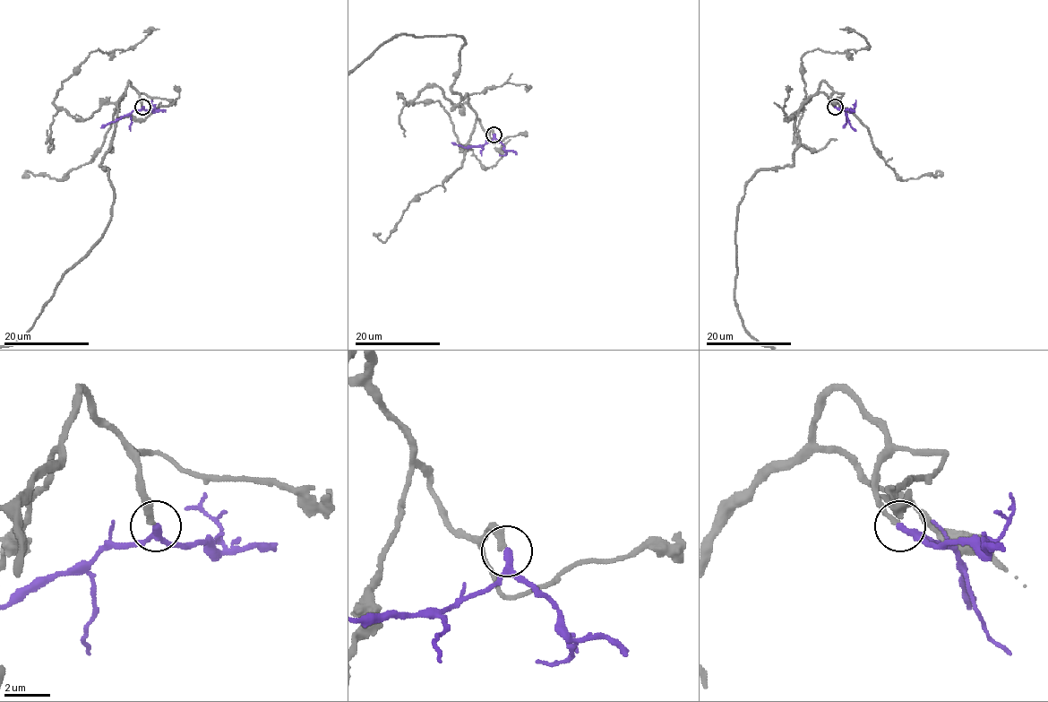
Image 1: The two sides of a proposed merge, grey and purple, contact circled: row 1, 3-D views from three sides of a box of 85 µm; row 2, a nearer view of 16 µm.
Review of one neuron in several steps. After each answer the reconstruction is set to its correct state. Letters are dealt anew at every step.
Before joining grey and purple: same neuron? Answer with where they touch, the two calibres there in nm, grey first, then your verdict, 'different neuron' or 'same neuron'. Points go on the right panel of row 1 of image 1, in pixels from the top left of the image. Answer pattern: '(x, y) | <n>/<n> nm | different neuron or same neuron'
(835, 107) | 260/240 nm | different neuron

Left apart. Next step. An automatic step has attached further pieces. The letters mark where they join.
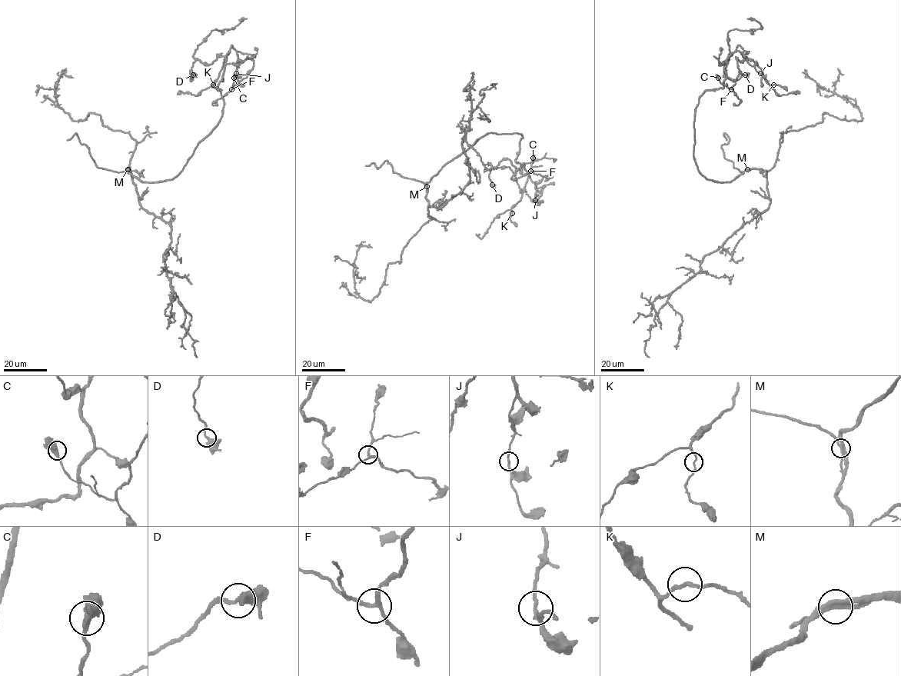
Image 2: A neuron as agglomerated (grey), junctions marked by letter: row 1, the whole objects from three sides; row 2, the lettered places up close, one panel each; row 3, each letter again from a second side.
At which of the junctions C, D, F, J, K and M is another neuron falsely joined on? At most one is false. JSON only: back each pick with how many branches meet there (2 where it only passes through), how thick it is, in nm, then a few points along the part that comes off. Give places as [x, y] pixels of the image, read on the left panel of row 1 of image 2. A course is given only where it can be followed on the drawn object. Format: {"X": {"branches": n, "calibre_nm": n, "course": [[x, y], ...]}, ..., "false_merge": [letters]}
{"false_merge": []}

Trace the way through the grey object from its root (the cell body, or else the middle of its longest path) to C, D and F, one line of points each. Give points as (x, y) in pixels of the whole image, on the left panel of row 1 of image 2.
C: (151, 182), (173, 179), (218, 124), (217, 88), (231, 45), (253, 61), (232, 89), (234, 78)
D: (151, 182), (173, 179), (222, 115), (217, 88), (226, 58), (197, 60), (193, 74)
F: (151, 182), (173, 179), (218, 124), (224, 98), (217, 88), (231, 45), (240, 60), (253, 61), (231, 89)

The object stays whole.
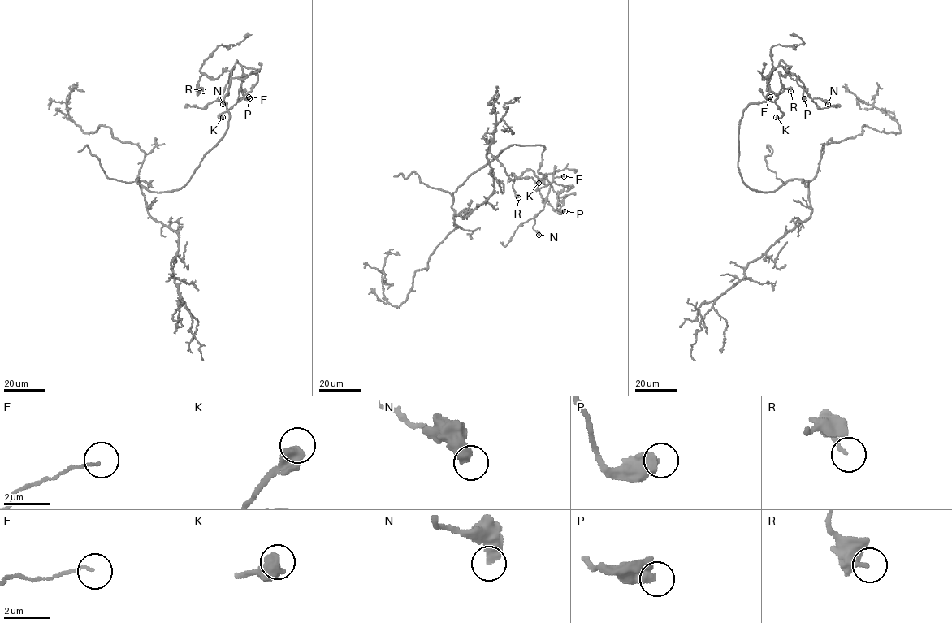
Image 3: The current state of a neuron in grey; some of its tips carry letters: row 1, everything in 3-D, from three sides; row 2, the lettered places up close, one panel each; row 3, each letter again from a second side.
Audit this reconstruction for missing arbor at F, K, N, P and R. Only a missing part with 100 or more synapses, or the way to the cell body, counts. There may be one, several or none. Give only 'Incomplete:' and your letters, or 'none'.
Incomplete: none

